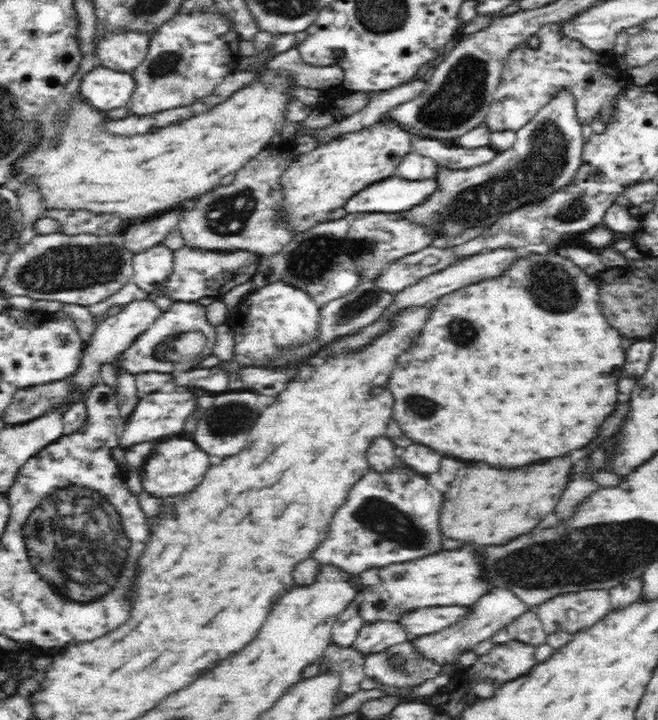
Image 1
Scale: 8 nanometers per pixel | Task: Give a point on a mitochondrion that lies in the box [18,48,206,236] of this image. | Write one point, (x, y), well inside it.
(60, 118)

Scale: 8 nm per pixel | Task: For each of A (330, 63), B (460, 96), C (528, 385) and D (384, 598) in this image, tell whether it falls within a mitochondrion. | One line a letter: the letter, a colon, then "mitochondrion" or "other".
A: other
B: mitochondrion
C: other
D: other

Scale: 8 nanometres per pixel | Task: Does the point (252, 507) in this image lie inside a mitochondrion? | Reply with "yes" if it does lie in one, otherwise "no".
no

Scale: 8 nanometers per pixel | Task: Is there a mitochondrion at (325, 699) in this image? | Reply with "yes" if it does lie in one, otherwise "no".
no

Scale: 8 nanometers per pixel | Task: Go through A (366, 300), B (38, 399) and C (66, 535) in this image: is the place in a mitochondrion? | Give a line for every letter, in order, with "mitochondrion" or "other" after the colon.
A: mitochondrion
B: mitochondrion
C: mitochondrion

